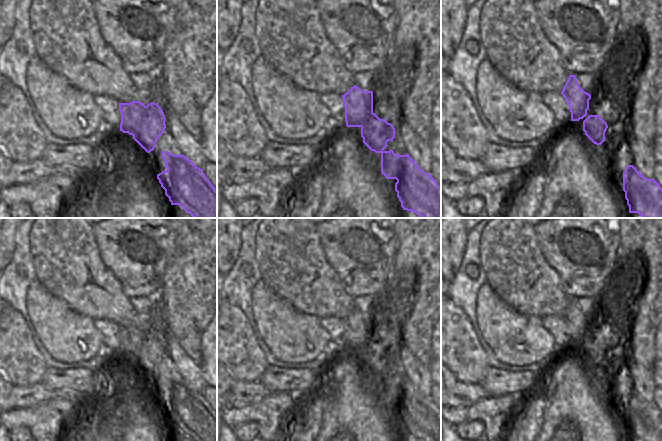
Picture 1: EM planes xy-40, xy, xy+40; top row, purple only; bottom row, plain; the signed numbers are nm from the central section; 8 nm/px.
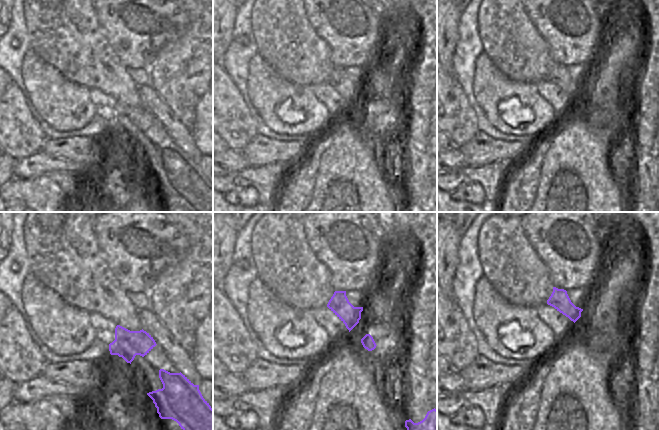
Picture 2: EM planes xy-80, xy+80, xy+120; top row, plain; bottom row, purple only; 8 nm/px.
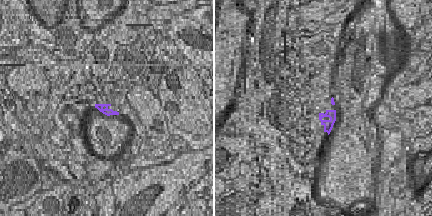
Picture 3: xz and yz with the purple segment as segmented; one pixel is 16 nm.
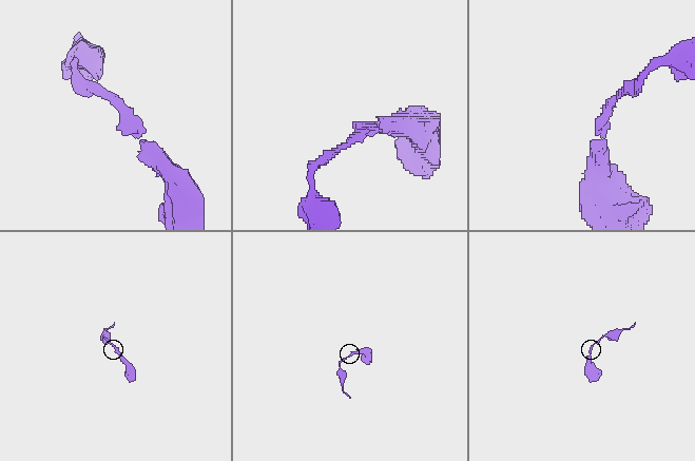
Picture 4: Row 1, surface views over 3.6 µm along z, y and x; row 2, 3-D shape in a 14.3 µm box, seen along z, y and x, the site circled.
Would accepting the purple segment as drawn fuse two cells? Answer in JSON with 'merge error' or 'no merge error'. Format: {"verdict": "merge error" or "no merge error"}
{"verdict": "no merge error"}

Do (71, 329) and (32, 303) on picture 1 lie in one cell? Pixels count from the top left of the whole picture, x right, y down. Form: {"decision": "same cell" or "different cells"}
{"decision": "same cell"}

